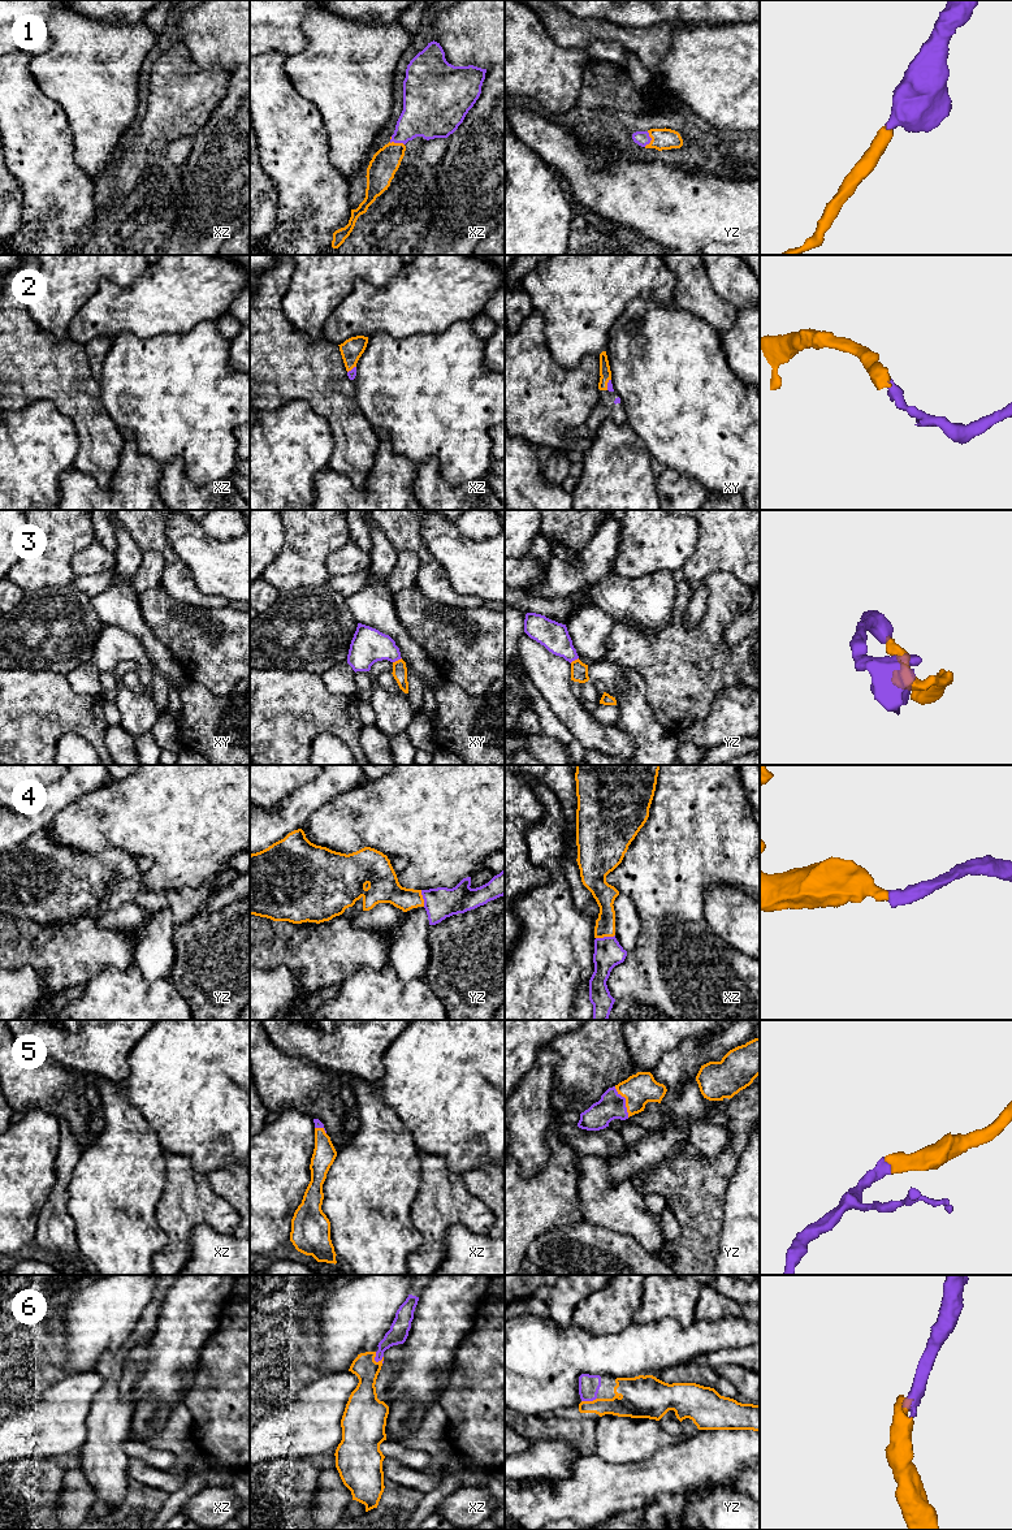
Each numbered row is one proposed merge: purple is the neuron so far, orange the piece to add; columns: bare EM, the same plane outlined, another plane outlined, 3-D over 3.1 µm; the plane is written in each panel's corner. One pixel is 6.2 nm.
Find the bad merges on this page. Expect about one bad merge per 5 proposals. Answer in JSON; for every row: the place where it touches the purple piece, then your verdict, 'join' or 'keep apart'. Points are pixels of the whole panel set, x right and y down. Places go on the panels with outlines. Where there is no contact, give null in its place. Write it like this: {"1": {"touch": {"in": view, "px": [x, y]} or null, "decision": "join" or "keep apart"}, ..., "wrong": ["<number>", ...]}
{"1": {"touch": {"in": "xz", "px": [396, 142]}, "decision": "join"}, "2": {"touch": {"in": "xy", "px": [608, 384]}, "decision": "join"}, "3": {"touch": {"in": "xy", "px": [397, 660]}, "decision": "join"}, "4": {"touch": {"in": "xz", "px": [605, 937]}, "decision": "join"}, "5": {"touch": {"in": "yz", "px": [625, 1102]}, "decision": "join"}, "6": {"touch": {"in": "xz", "px": [375, 1360]}, "decision": "join"}, "wrong": []}

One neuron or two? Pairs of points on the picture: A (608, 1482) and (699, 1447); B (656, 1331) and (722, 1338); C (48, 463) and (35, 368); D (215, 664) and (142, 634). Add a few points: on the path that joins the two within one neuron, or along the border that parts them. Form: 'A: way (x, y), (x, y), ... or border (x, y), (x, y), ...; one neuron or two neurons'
A: way (630, 1482), (640, 1482), (677, 1468); one neuron
B: way (673, 1338), (705, 1338); one neuron
C: border (13, 411), (39, 400), (50, 400), (65, 415); two neurons
D: border (143, 616), (152, 634), (181, 664); two neurons

